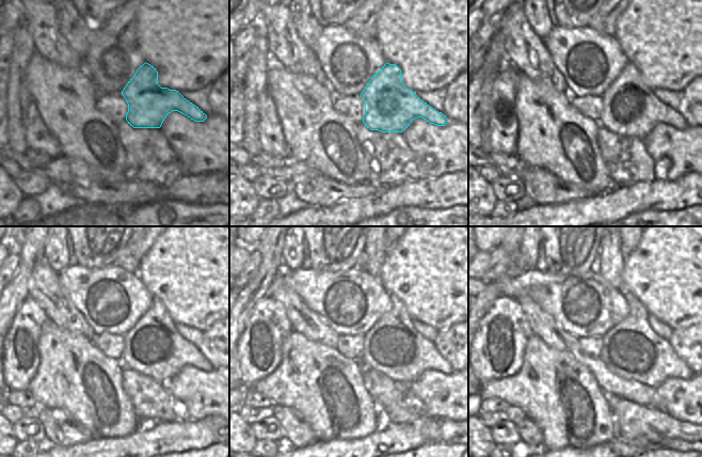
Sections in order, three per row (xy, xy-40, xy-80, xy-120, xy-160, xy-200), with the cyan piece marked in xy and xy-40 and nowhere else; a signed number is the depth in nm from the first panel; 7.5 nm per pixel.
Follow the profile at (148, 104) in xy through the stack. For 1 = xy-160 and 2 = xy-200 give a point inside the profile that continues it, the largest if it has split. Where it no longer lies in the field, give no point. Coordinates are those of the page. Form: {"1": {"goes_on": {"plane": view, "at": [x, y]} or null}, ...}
{"1": {"goes_on": {"plane": "xy-160", "at": [393, 347]}}, "2": {"goes_on": {"plane": "xy-200", "at": [631, 349]}}}

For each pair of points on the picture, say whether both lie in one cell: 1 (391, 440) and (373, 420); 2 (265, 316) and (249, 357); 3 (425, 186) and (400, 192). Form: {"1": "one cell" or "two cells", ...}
{"1": "two cells", "2": "one cell", "3": "one cell"}

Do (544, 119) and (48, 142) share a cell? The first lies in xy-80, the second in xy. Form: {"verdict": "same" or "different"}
{"verdict": "different"}

